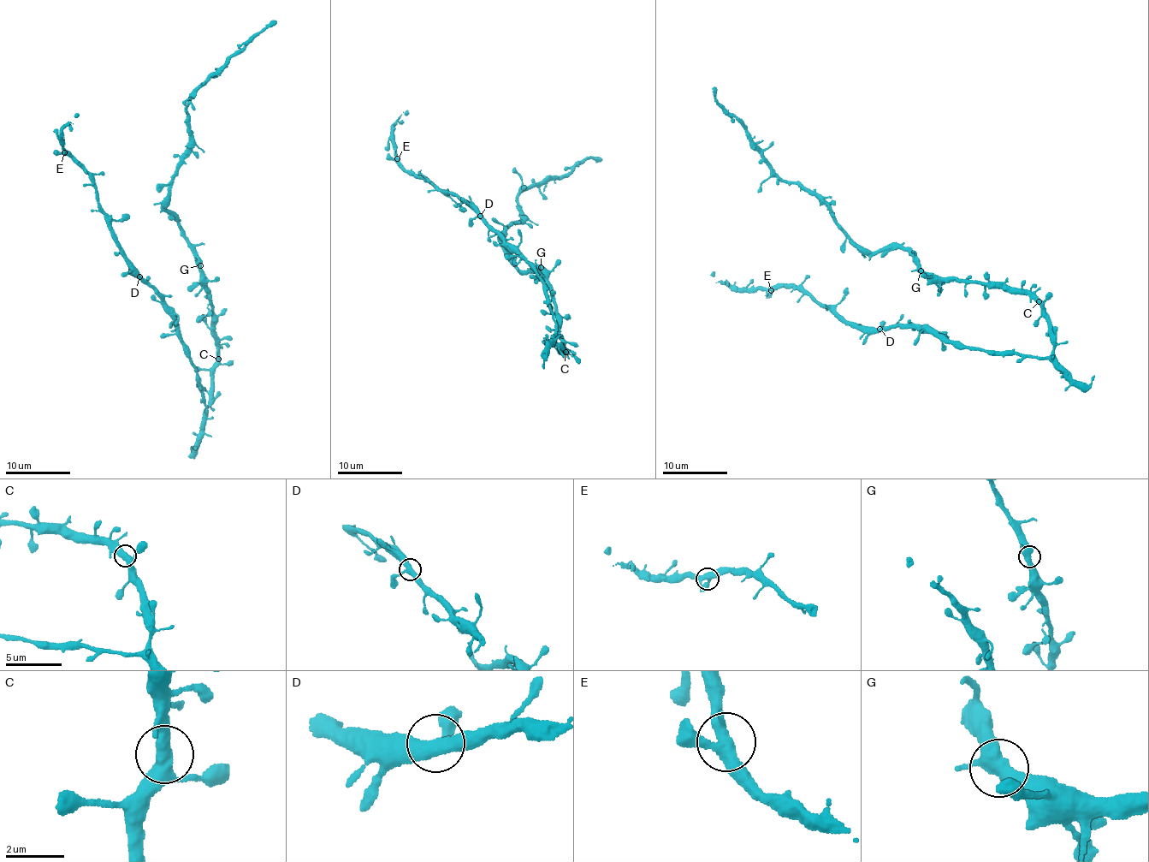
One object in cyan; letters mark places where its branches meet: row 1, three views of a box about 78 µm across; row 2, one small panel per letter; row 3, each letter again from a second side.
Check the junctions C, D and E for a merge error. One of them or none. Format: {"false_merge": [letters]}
{"false_merge": []}

